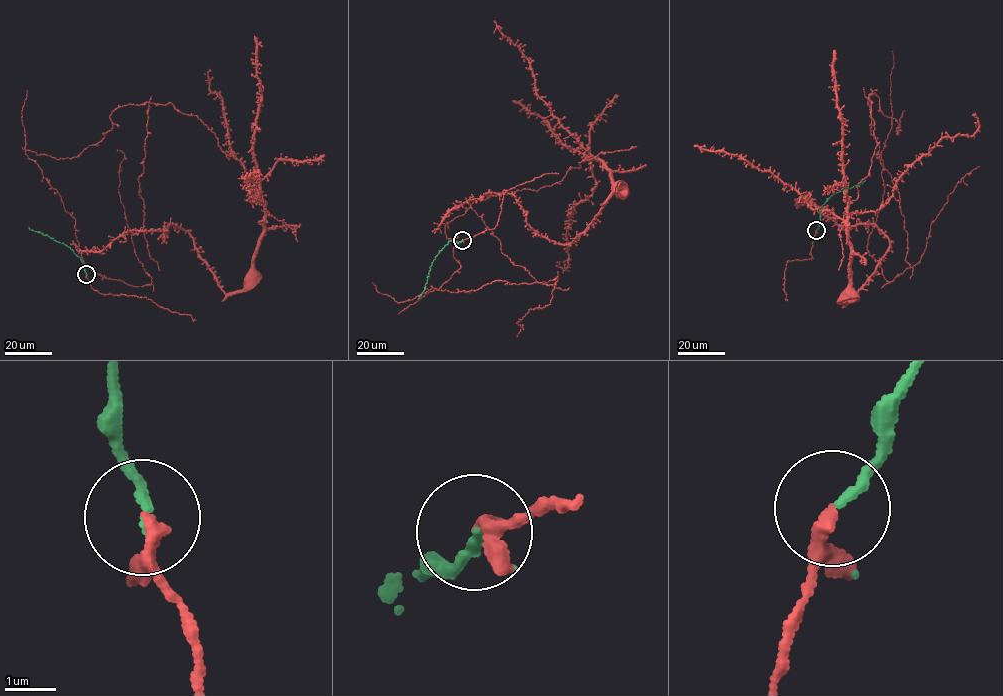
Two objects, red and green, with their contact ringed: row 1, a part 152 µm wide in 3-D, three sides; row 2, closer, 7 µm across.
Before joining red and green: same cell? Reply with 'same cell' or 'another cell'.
same cell

